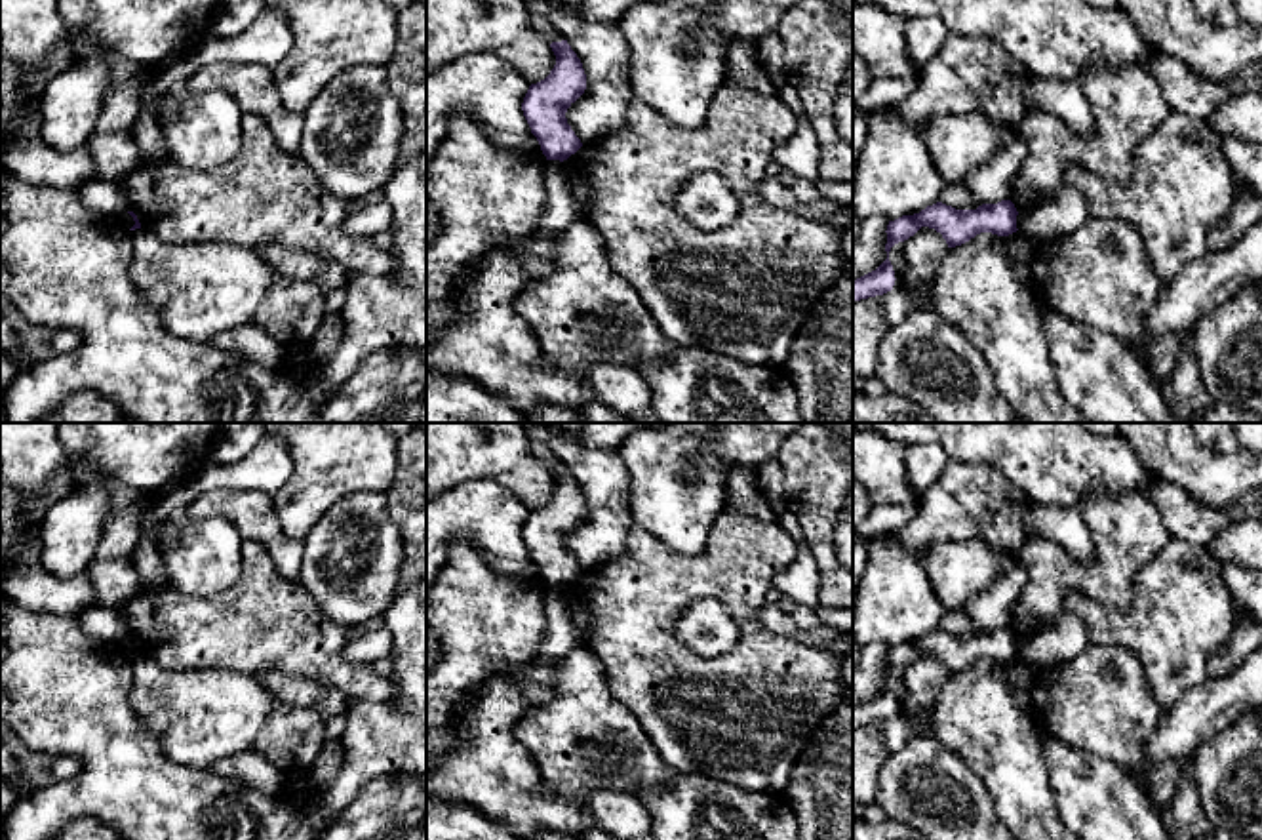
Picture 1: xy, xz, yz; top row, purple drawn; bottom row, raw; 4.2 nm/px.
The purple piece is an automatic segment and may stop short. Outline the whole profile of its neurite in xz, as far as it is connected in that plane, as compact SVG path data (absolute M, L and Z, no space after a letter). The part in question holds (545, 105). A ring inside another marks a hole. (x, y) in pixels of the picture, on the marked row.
M567 40L550 48L556 65L544 80L529 86L522 110L546 160L563 162L582 147L565 112L584 93L586 74Z

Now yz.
M1011 200L982 204L976 210L956 210L942 202L927 206L919 213L902 215L887 225L887 259L872 272L853 280L853 301L883 295L895 286L895 270L889 251L895 244L908 240L921 227L942 234L948 248L961 246L980 232L1009 236L1016 232L1016 208Z

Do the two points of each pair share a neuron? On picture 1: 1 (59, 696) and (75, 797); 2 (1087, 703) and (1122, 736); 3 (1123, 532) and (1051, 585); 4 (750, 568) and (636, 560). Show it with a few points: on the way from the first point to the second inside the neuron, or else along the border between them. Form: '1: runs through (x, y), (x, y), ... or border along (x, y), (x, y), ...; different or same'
1: runs through (84, 720), (90, 726), (90, 772); same
2: runs through (1095, 709), (1114, 728); same
3: runs through (1114, 553), (1089, 578), (1072, 578); same
4: runs through (722, 570), (665, 570); same

